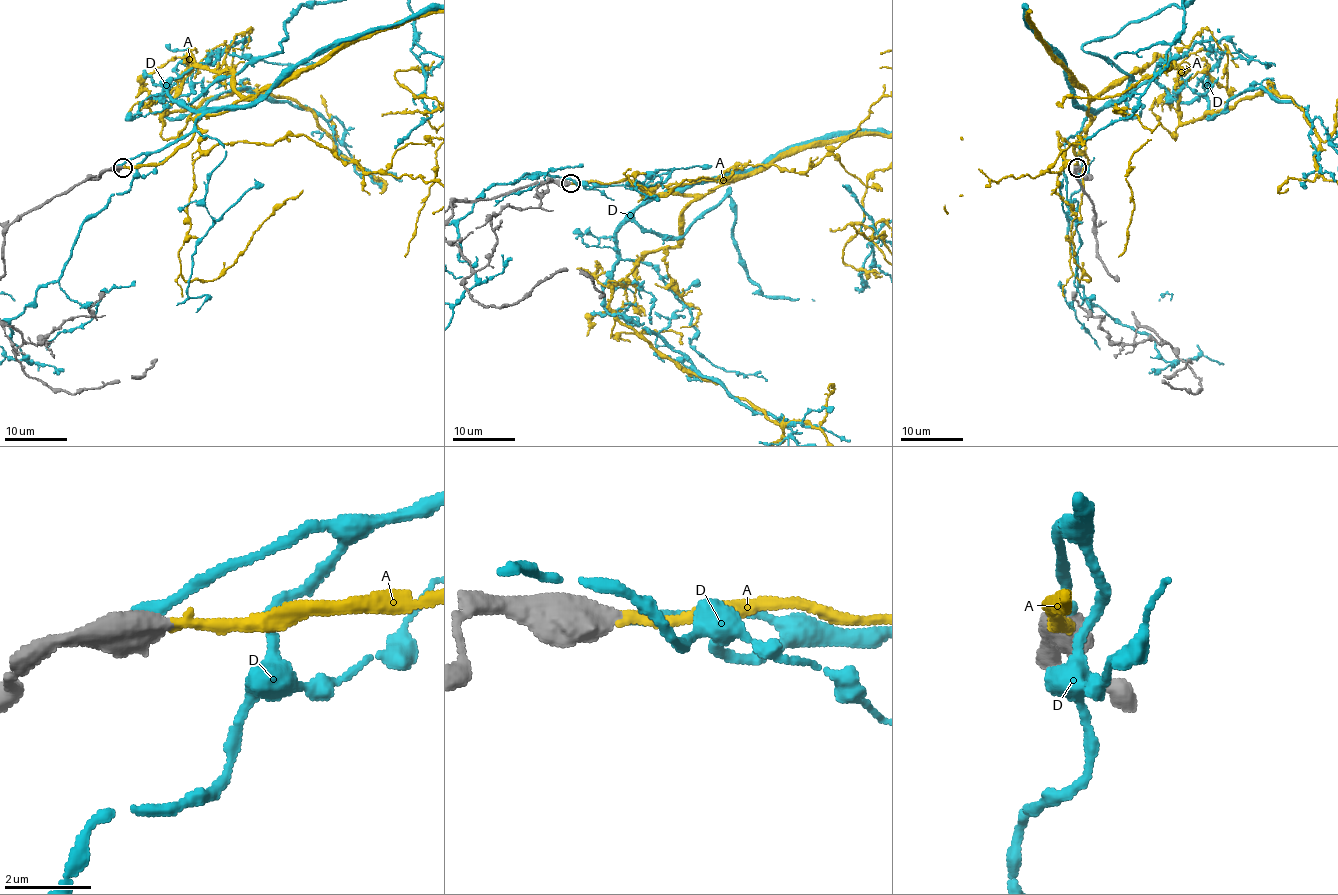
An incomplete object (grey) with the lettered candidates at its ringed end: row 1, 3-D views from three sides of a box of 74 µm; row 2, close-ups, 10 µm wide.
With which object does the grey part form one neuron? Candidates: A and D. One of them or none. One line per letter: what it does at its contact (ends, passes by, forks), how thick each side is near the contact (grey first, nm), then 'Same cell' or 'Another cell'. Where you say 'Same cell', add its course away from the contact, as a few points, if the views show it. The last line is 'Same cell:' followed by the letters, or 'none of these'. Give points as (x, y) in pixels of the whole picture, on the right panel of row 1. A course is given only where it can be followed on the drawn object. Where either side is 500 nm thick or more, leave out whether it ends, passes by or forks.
A: Thickness 550 nm (grey) against 240 nm. Same cell
D: Thickness 750 nm (grey) against 320 nm. Another cell
Same cell: A

